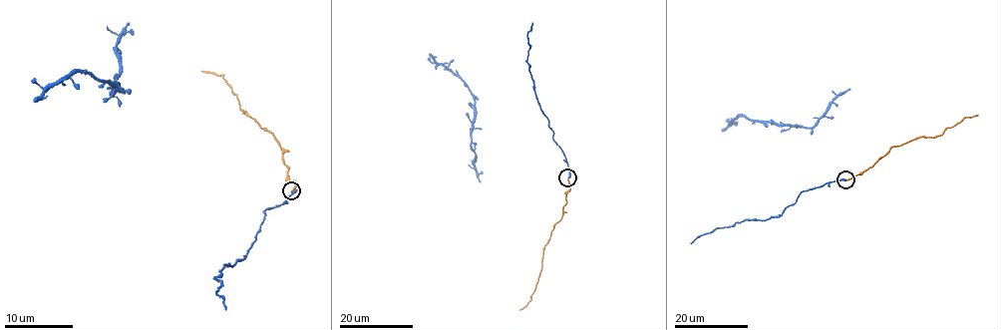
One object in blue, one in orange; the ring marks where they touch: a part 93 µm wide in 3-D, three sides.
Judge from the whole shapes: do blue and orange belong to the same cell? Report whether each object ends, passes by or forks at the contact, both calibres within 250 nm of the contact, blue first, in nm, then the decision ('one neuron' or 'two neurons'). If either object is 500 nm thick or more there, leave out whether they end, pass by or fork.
blue ends there; orange ends there; 400 nm thick on the blue side, 170 nm on the other; one neuron

